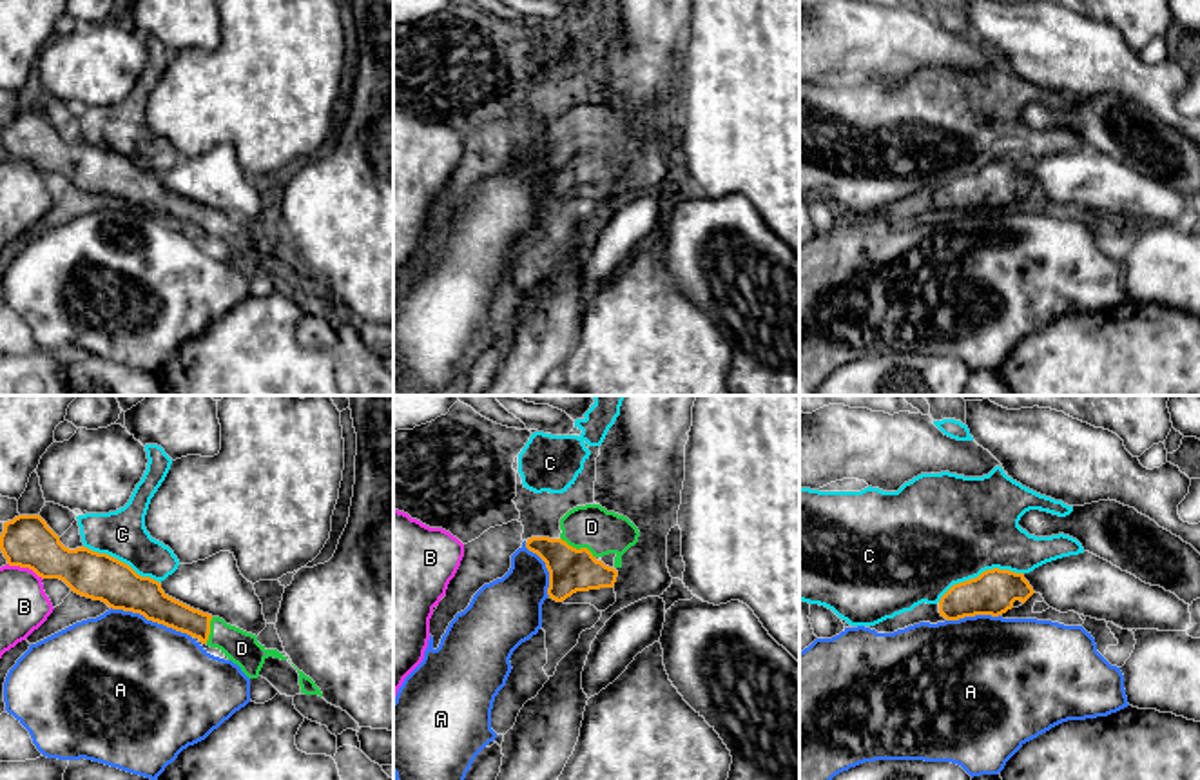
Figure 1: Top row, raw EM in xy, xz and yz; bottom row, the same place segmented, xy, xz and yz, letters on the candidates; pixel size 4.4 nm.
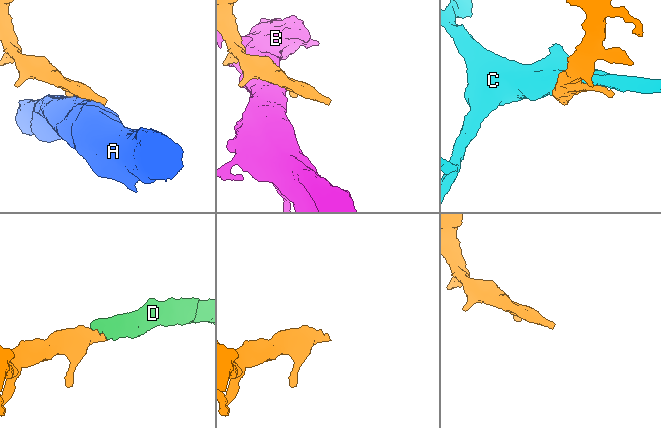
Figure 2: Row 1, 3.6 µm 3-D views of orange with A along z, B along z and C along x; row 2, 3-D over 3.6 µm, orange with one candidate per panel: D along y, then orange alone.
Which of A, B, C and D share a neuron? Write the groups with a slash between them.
A / B / C / D

